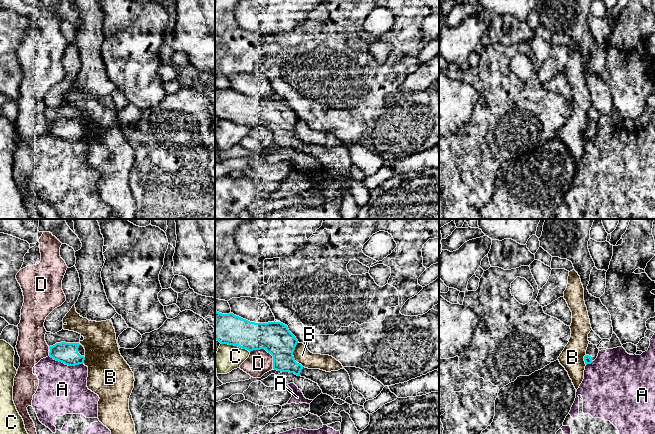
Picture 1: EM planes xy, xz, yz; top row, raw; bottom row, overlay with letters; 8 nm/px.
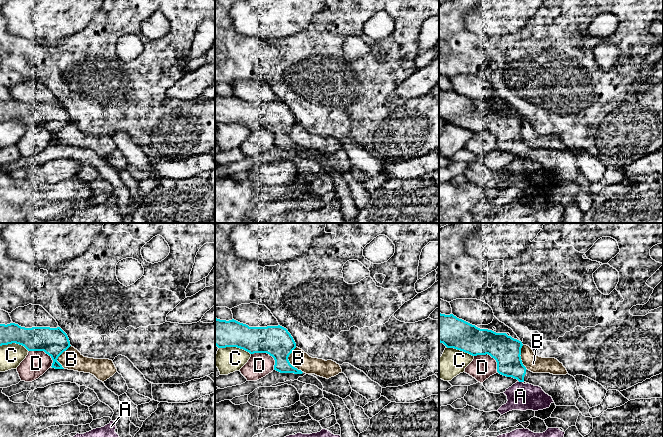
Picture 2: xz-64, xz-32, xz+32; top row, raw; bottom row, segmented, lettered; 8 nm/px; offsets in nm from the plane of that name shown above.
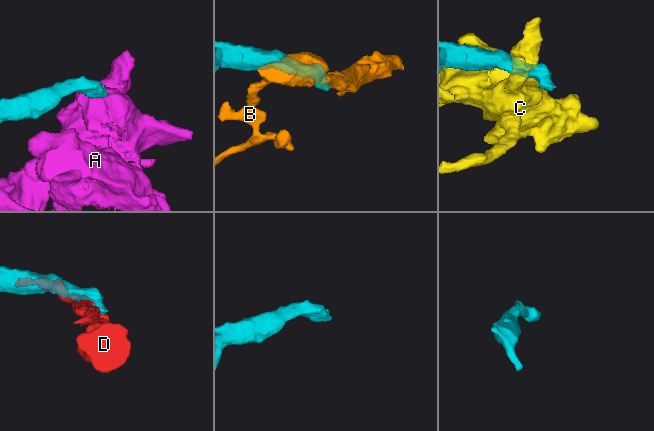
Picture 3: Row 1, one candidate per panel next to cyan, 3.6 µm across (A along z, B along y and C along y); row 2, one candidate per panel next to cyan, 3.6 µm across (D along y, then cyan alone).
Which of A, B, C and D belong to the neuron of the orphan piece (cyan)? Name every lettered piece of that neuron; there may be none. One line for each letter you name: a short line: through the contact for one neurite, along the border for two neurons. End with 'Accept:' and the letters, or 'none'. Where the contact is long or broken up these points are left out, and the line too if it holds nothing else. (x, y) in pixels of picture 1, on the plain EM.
Accept: none

